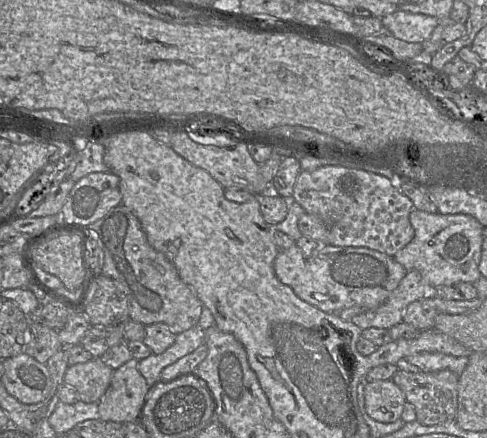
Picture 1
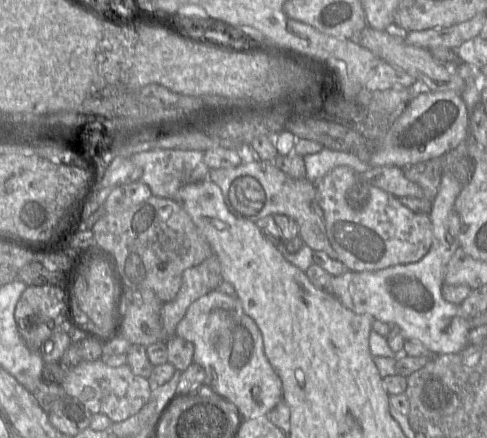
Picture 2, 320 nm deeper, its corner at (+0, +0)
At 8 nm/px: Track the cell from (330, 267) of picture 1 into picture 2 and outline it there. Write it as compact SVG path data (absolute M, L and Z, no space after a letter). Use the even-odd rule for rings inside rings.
M450 172L442 175L440 187L430 209L432 224L432 244L427 254L418 262L400 264L377 271L350 271L331 279L331 293L349 310L356 314L369 314L376 320L396 324L405 340L421 342L434 355L459 353L468 345L470 332L469 318L463 314L460 305L445 301L441 295L442 285L448 262L459 248L458 233L460 218L455 209L455 201L463 185Z

